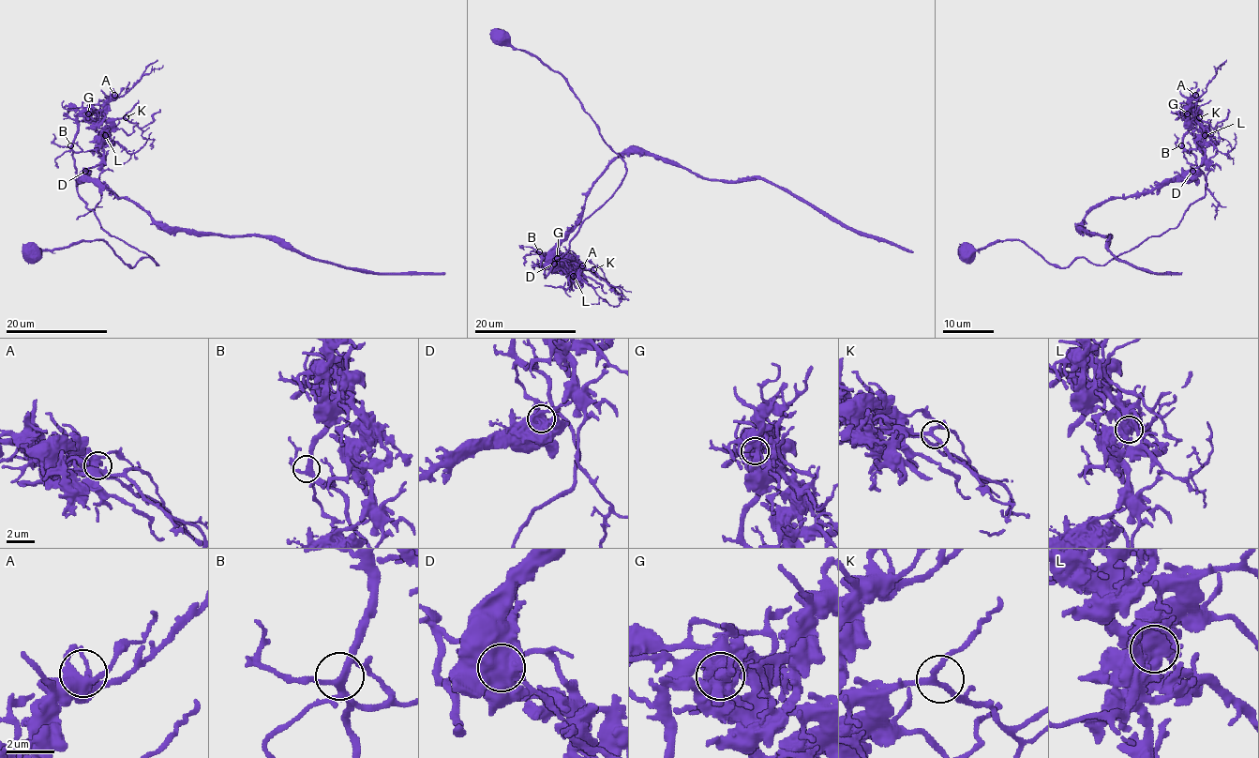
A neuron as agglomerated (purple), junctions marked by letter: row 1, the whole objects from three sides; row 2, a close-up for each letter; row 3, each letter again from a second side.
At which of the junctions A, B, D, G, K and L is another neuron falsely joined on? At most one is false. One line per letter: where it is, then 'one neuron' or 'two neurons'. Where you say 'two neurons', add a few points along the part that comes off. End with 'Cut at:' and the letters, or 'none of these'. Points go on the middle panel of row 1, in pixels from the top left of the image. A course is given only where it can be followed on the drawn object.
A: (582, 265) | one neuron
B: (539, 251) | one neuron
D: (554, 264) | two neurons | (554, 263), (586, 191), (622, 154), (657, 155), (713, 180), (764, 179), (913, 251)
G: (557, 258) | one neuron
K: (593, 269) | one neuron
L: (573, 276) | one neuron
Cut at: D

